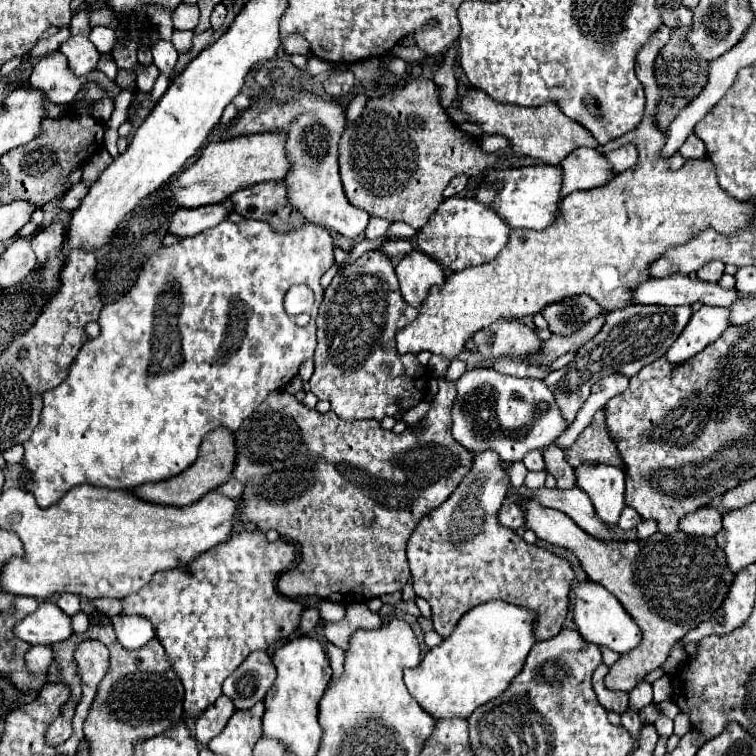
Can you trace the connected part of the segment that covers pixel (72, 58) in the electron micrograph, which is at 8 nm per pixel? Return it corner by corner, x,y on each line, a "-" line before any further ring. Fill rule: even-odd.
70,37
66,43
62,43
60,53
66,55
68,67
76,77
86,77
92,69
96,69
100,53
86,37

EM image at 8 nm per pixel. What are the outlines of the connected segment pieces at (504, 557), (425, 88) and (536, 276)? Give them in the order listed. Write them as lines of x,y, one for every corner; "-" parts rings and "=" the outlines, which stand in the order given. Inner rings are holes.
476,453
472,461
472,473
460,483
456,495
452,495
444,505
440,505
440,509
434,509
428,517
424,517
424,521
416,525
416,533
412,533
408,541
408,561
414,591
418,597
430,603
434,631
442,637
448,637
452,633
452,629
466,611
494,599
502,599
506,603
534,611
536,641
556,637
564,625
568,613
568,591
574,579
572,565
568,559
538,545
530,545
520,535
516,535
514,529
500,525
498,511
506,499
508,485
510,479
500,463
500,457
496,457
496,453
=
412,79
402,89
394,89
384,97
370,99
362,115
350,123
340,139
340,177
346,197
352,205
368,211
374,217
384,217
390,223
404,221
416,231
426,225
442,201
442,191
456,175
478,177
486,167
492,167
496,157
484,153
468,135
464,135
440,105
440,87
432,79
=
660,27
658,31
654,31
650,35
650,39
644,43
644,47
636,55
636,73
638,73
640,83
646,89
644,121
634,131
628,131
624,137
618,137
618,139
596,148
597,151
604,154
616,150
626,143
636,143
636,147
640,149
638,163
632,169
616,175
612,181
608,181
602,187
588,189
588,191
576,191
576,193
564,197
560,201
558,219
550,227
546,227
542,231
512,229
506,247
492,261
446,275
442,285
434,285
428,291
428,297
420,305
418,317
396,333
396,351
400,355
406,355
406,353
418,355
420,351
430,351
434,355
454,359
462,351
464,343
476,331
488,327
490,323
498,321
500,317
520,319
526,315
536,315
542,311
542,307
546,307
554,301
560,301
564,297
580,295
580,293
594,297
606,313
616,311
620,307
626,307
632,289
636,289
636,285
640,285
648,279
648,275
646,275
648,265
652,261
656,261
656,257
662,257
662,253
668,247
682,245
684,241
696,237
700,231
704,231
708,227
714,227
718,233
730,235
736,229
746,227
754,219
754,213
750,213
748,203
736,201
720,189
712,161
694,159
694,161
688,161
688,165
684,165
682,169
670,171
666,159
658,157
658,151
664,145
664,133
660,129
656,129
656,125
652,125
656,101
660,99
658,85
654,81
654,59
658,55
658,49
664,47
668,39
670,39
670,29

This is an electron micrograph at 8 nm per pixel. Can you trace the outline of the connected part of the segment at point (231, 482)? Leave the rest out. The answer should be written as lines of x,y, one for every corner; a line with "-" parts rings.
231,477
226,483
217,487
215,491
224,496
239,499
244,491
244,485
237,479
234,479
234,477

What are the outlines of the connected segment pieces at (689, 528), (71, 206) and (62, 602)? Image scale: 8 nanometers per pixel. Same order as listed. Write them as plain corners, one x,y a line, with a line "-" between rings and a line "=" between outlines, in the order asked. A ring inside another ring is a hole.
702,507
680,519
680,531
686,535
714,537
722,529
722,513
714,507
=
82,181
76,183
74,189
70,189
64,197
60,197
60,209
62,211
74,211
74,209
78,209
78,205
86,197
86,193
88,193
88,187
=
62,593
56,601
60,605
60,609
66,613
66,615
74,615
76,611
80,611
80,597
72,595
72,593

